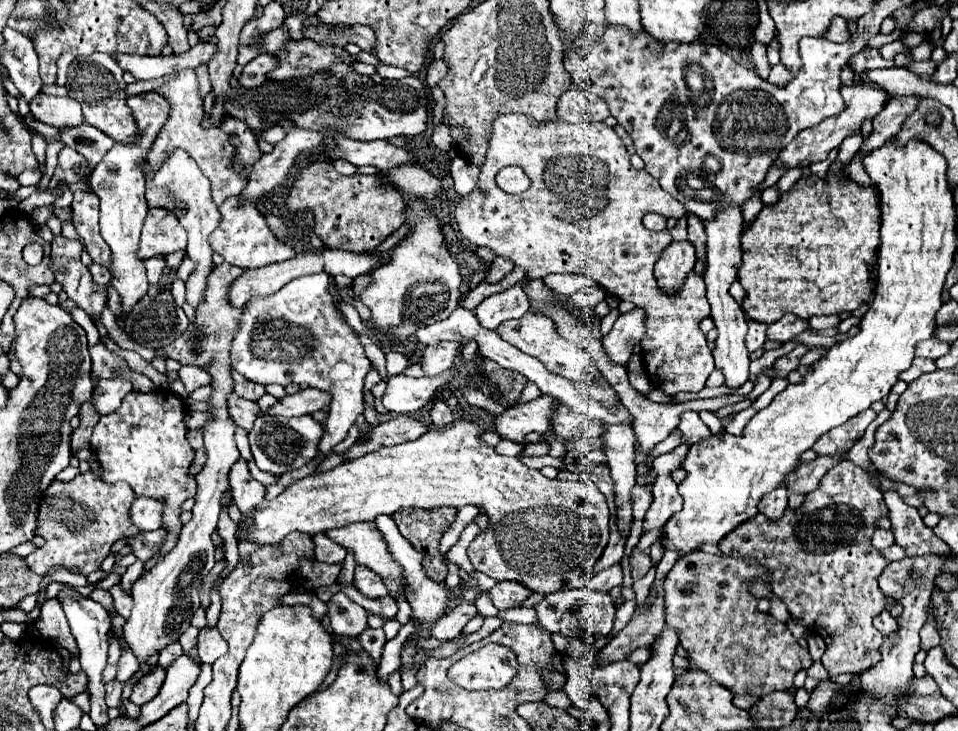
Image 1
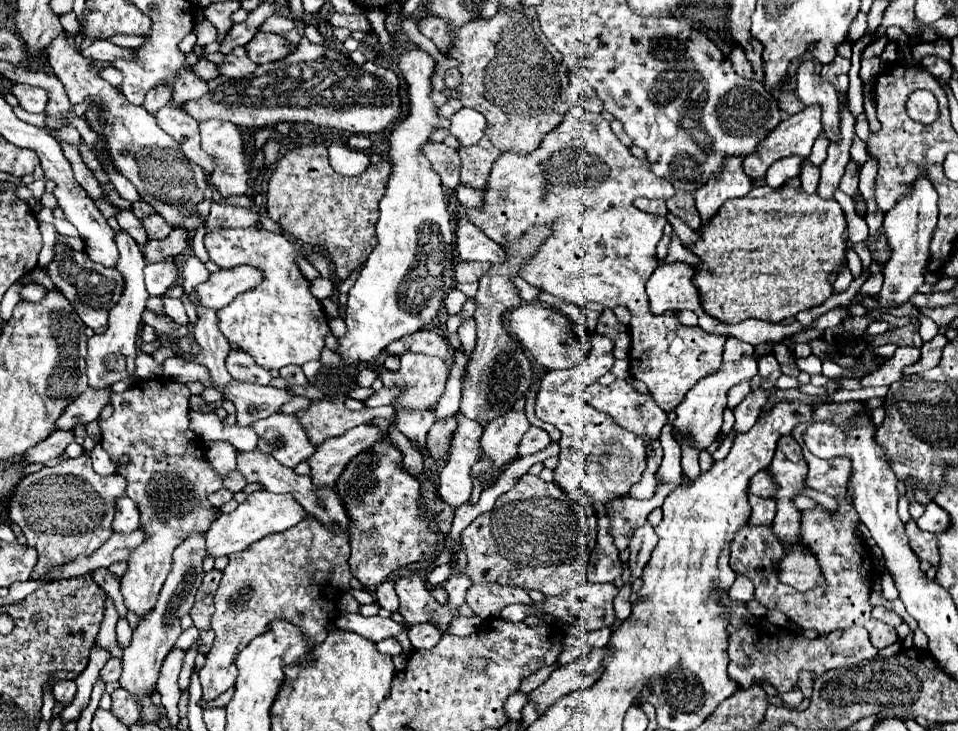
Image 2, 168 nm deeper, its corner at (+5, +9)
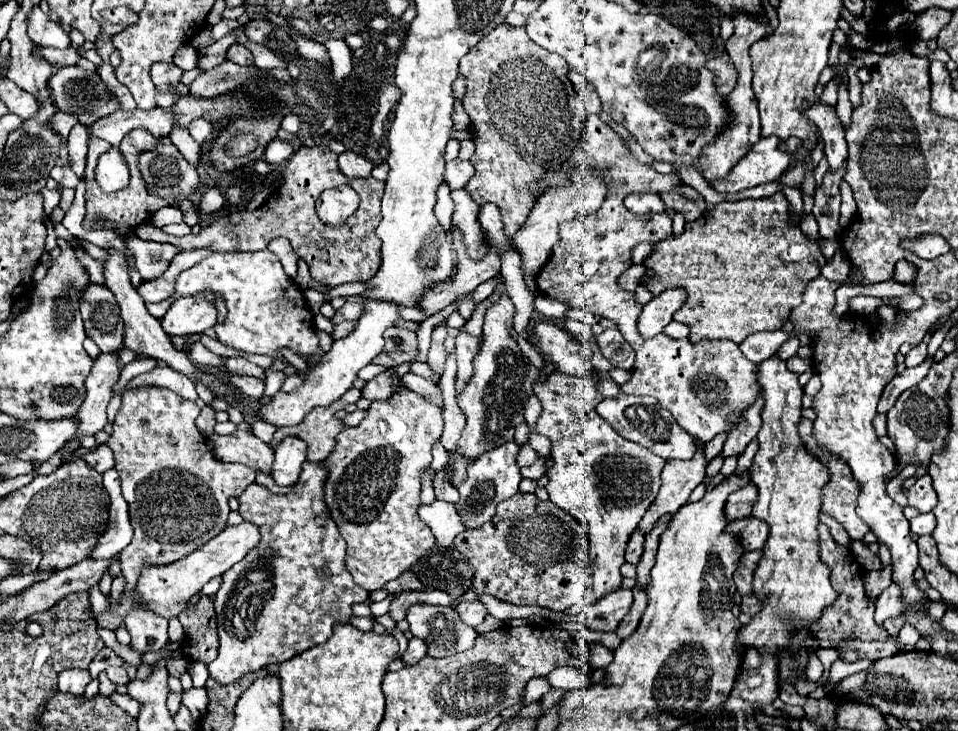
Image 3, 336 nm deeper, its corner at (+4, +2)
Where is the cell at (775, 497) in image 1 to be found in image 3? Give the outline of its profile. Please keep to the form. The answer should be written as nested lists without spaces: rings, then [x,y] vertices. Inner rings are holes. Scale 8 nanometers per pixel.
[[[745,517],[735,523],[727,525],[727,533],[733,533],[739,537],[739,545],[743,551],[759,551],[763,549],[767,537],[769,537],[769,527],[767,523],[755,519],[755,517]]]

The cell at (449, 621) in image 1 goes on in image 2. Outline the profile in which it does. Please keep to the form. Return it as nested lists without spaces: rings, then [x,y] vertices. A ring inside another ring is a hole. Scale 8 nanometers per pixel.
[[[422,622],[418,626],[410,626],[408,638],[416,650],[434,648],[440,640],[440,630],[438,626],[434,626],[434,622]]]

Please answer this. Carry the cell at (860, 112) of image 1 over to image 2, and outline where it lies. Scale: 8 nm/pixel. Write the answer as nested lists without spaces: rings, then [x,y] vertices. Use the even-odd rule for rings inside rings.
[[[816,104],[812,106],[806,106],[802,112],[794,114],[794,116],[788,116],[784,118],[778,128],[774,128],[768,138],[758,146],[758,152],[756,154],[750,154],[744,158],[744,172],[752,178],[758,178],[762,180],[766,170],[776,162],[776,160],[782,160],[786,156],[800,156],[800,158],[808,158],[810,156],[810,150],[814,146],[814,140],[822,134],[822,108],[818,108]]]

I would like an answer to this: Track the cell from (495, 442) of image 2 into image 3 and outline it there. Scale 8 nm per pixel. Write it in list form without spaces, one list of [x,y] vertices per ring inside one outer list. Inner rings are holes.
[[[509,441],[509,443],[503,443],[501,447],[489,451],[489,453],[483,453],[477,461],[473,461],[469,467],[467,467],[467,481],[463,481],[463,485],[459,485],[459,501],[455,503],[457,507],[457,513],[461,515],[461,521],[463,521],[463,527],[465,529],[479,529],[483,523],[491,521],[493,515],[495,515],[495,507],[513,497],[515,493],[519,493],[519,483],[521,483],[521,473],[519,473],[519,467],[515,463],[515,457],[519,453],[519,445],[515,441]]]

